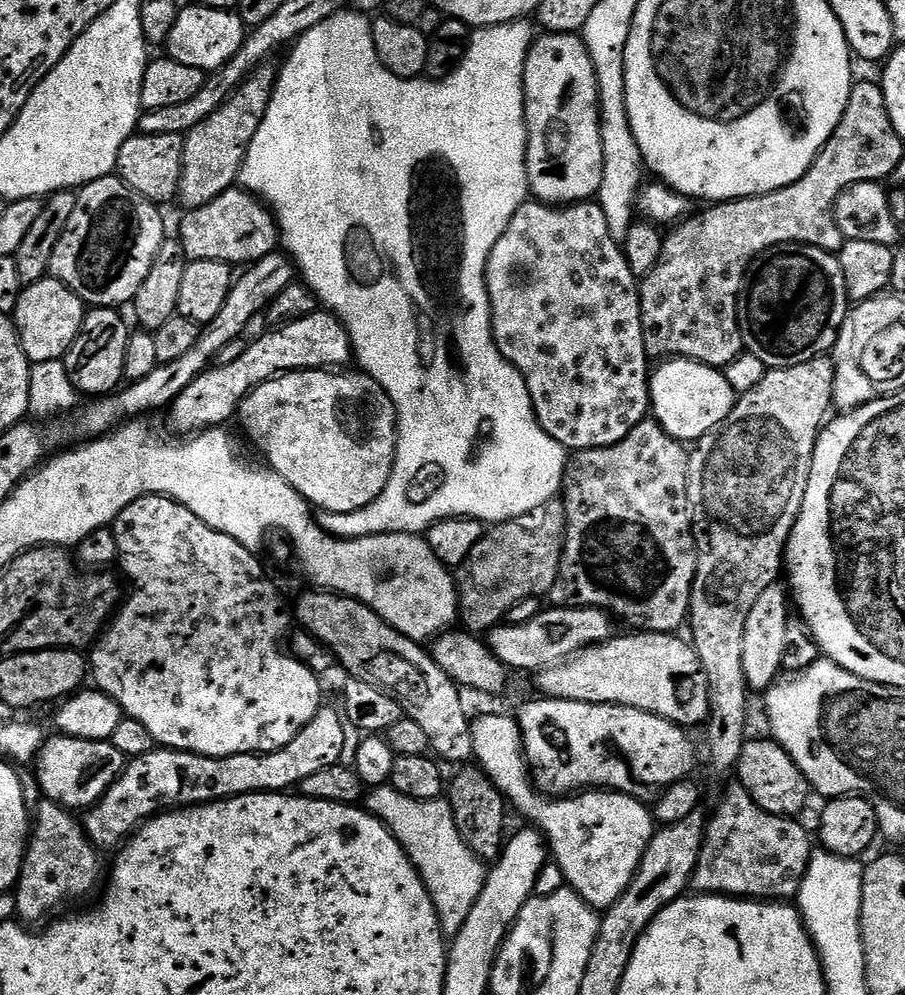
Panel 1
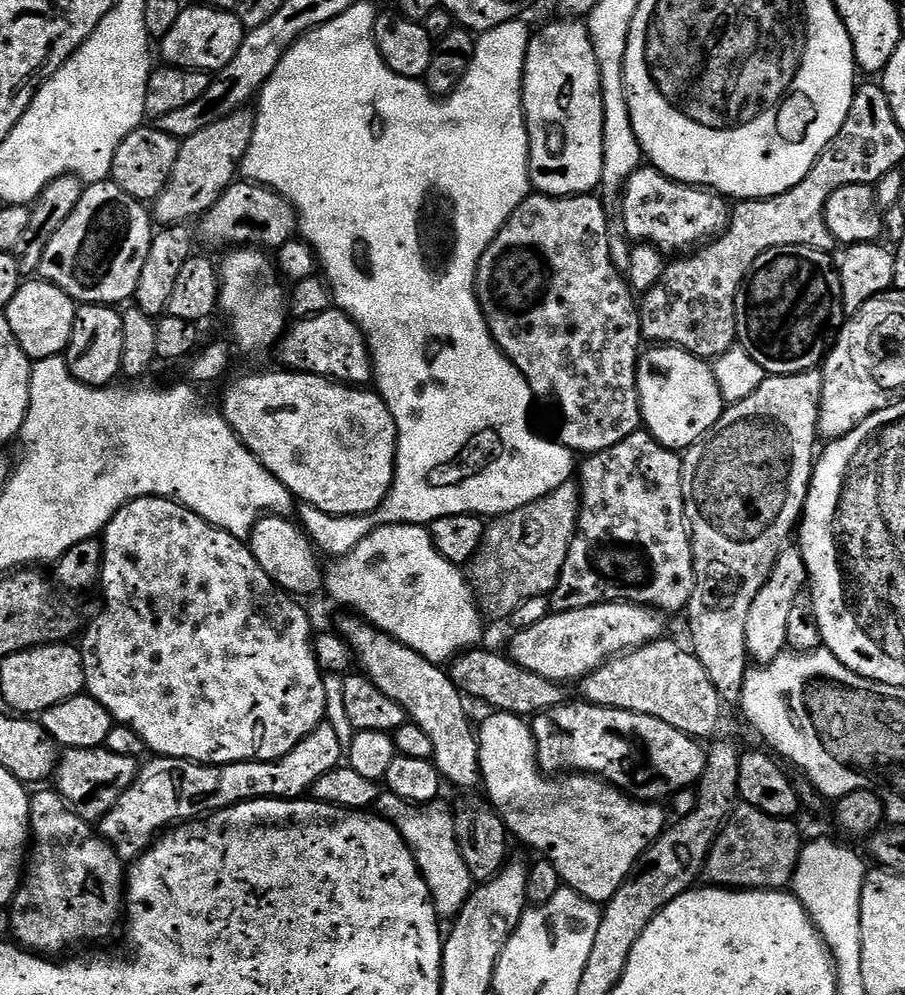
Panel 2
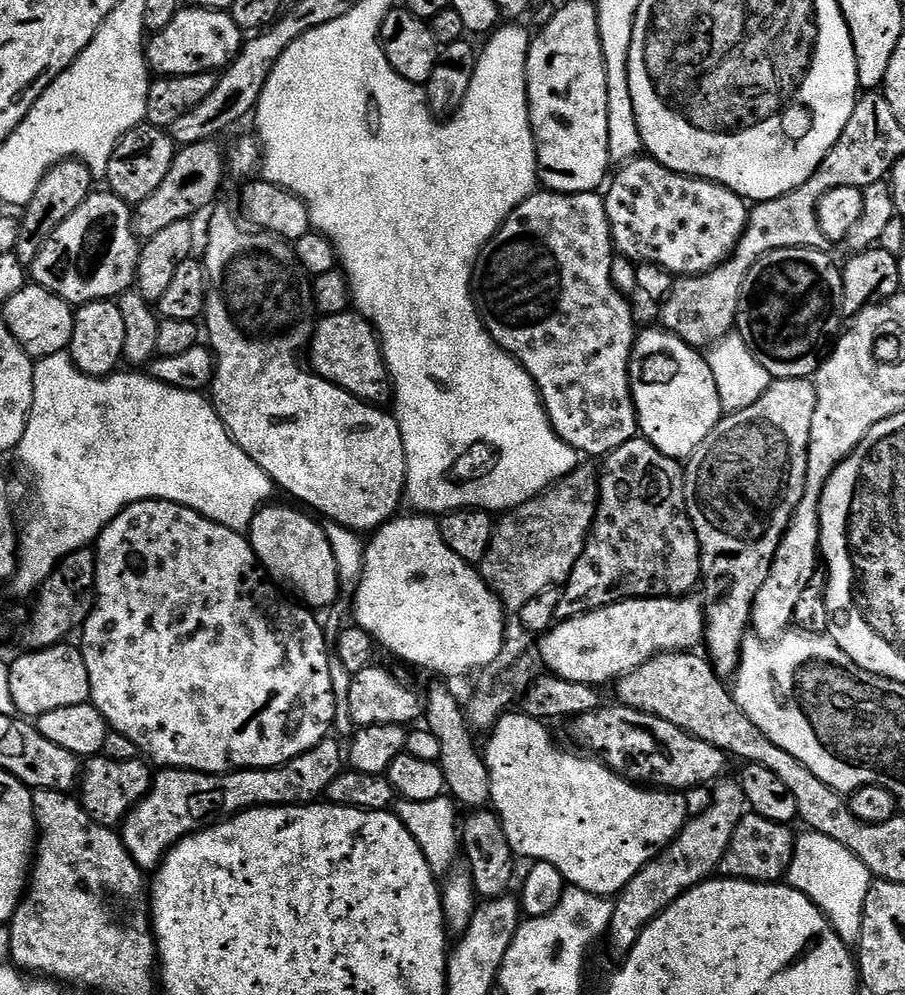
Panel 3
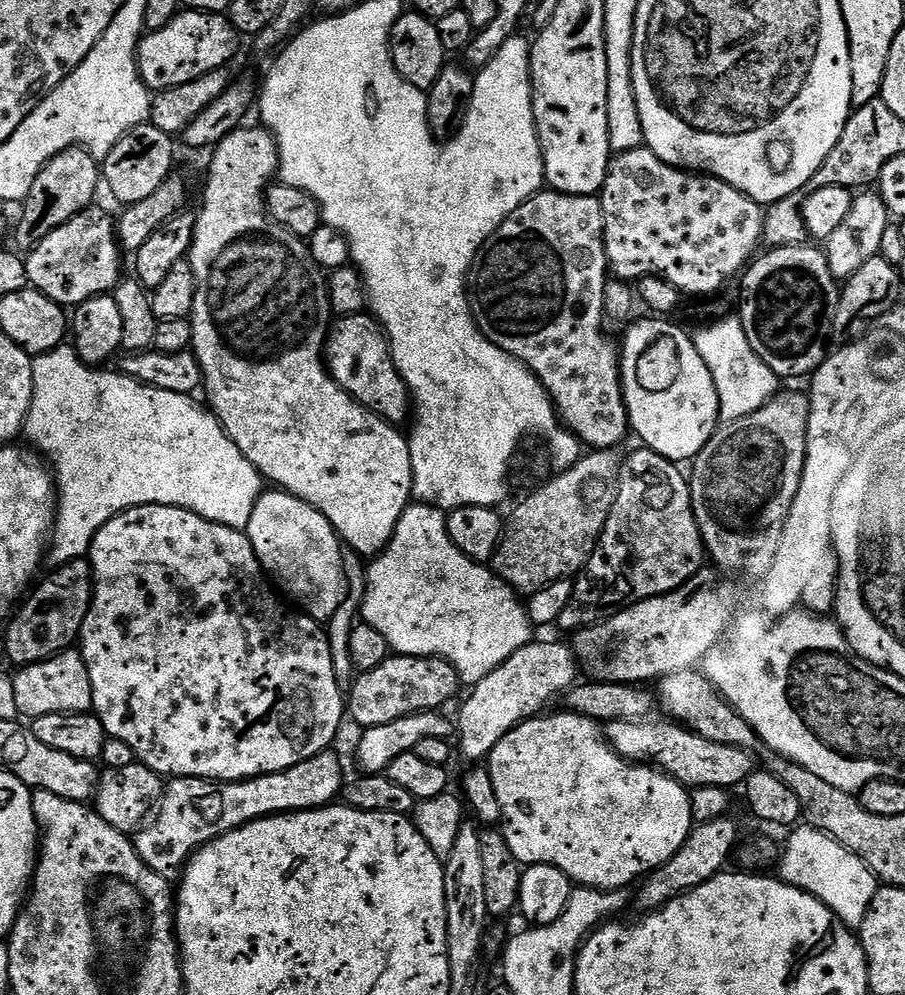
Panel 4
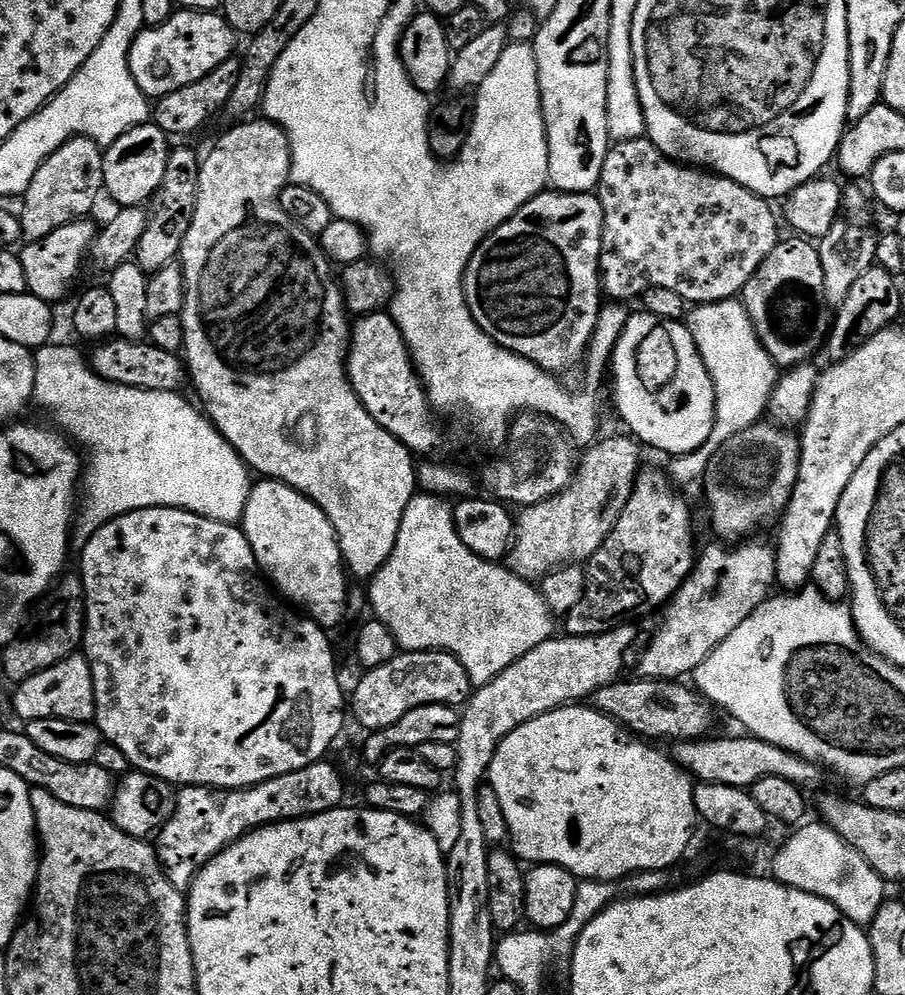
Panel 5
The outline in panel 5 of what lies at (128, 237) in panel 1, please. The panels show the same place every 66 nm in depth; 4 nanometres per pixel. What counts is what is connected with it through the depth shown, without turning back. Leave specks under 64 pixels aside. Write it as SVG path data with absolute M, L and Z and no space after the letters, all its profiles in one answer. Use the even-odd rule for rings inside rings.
M88 218L75 220L73 224L67 224L58 230L54 230L54 234L46 234L46 238L25 243L19 249L18 255L22 262L22 271L26 274L26 286L33 296L42 298L47 304L53 306L59 305L59 300L67 298L68 291L75 286L76 279L80 276L80 267L83 266L84 260L86 264L86 261L89 259L92 242L96 239L98 228L97 225L92 225L92 222Z

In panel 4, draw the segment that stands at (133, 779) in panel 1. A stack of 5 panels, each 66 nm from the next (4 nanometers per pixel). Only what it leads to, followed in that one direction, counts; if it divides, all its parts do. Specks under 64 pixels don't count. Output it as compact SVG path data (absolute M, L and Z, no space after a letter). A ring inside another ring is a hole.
M335 751L320 752L314 758L310 758L306 762L298 762L298 766L290 766L281 772L274 774L266 774L265 776L255 776L249 780L207 780L206 778L190 778L189 776L173 776L165 783L164 796L160 800L158 807L155 809L154 815L135 833L134 843L138 854L142 858L142 862L146 862L146 866L150 866L150 870L154 870L154 874L158 874L162 879L169 882L179 881L184 865L192 859L193 854L202 847L203 844L208 844L211 840L217 840L222 834L226 834L230 830L240 828L243 824L248 824L252 820L260 820L263 816L279 816L285 812L308 812L312 808L327 808L333 803L332 800L341 795L342 789L346 783L346 775L344 776L344 768L340 765L340 760L335 756Z

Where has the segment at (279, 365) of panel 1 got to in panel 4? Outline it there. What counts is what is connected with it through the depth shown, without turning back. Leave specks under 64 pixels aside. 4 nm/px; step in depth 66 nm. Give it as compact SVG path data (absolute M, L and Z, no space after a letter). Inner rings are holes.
M361 314L359 316L341 316L331 325L327 340L324 341L324 363L328 373L332 376L332 381L342 390L346 390L354 397L363 408L381 416L393 426L403 425L403 420L407 421L410 416L410 397L406 382L401 378L400 371L396 369L396 363L392 357L392 345L380 327L379 320L371 314Z

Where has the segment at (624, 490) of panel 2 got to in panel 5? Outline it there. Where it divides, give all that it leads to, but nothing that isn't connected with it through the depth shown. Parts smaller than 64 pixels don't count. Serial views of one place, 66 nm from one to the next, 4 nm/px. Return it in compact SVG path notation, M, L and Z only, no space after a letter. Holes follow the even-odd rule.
M645 467L636 478L630 498L606 542L587 561L584 597L567 616L563 617L564 632L570 636L594 636L608 632L616 625L632 622L643 608L667 605L676 592L688 581L696 567L698 548L692 545L692 516L688 504L679 496L677 485L667 471Z

